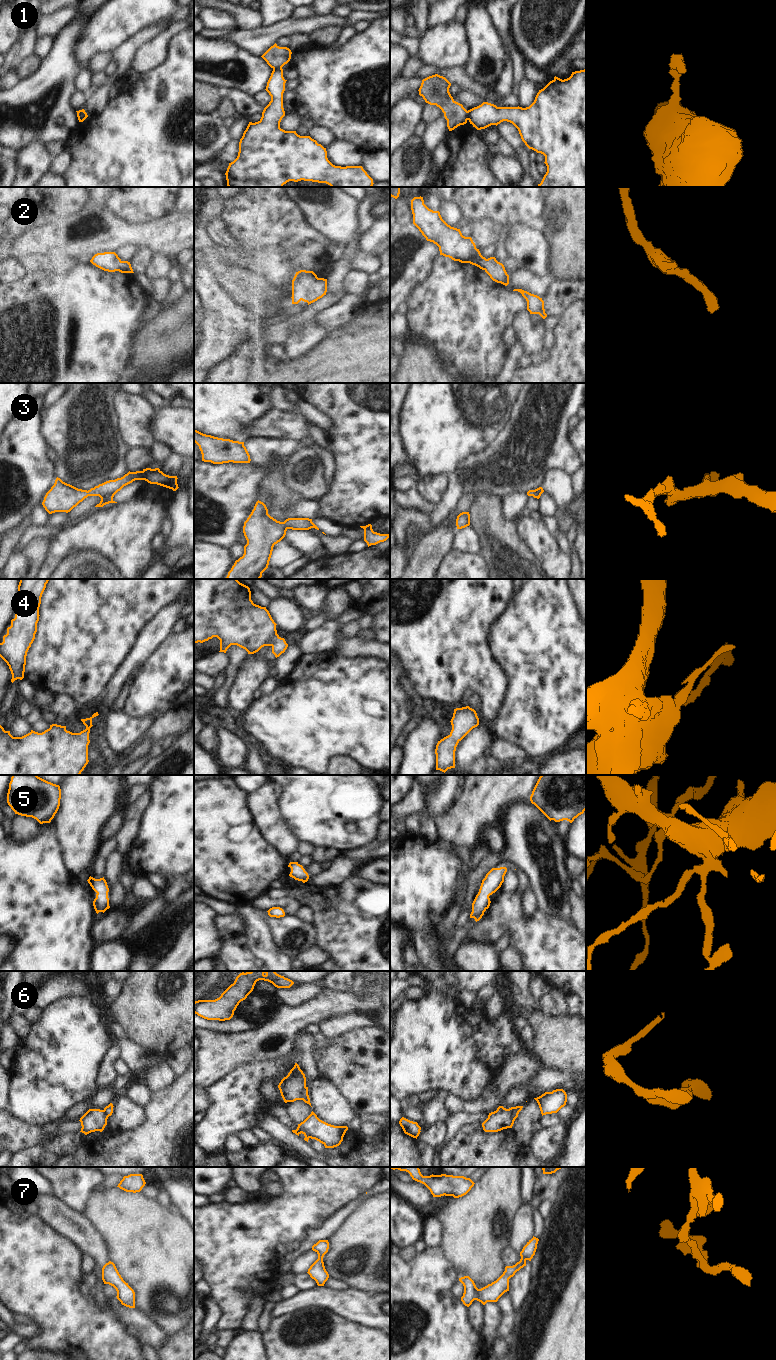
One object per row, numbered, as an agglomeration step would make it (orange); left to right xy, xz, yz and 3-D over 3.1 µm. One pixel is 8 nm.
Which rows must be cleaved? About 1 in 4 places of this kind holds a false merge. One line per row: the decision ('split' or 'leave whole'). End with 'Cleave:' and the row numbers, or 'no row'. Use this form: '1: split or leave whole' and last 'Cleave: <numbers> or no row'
1: split
2: leave whole
3: leave whole
4: leave whole
5: leave whole
6: split
7: leave whole
Cleave: 1, 6

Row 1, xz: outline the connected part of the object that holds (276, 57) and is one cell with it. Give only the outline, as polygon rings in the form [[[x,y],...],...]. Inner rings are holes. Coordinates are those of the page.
[[[276,43],[271,46],[261,57],[273,69],[282,68],[291,59],[291,50],[287,47],[279,47]]]

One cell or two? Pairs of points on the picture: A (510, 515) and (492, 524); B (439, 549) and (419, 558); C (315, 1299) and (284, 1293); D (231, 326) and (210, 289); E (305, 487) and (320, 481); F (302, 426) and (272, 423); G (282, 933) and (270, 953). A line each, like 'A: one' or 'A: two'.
A: two
B: one
C: two
D: one
E: one
F: one
G: two

